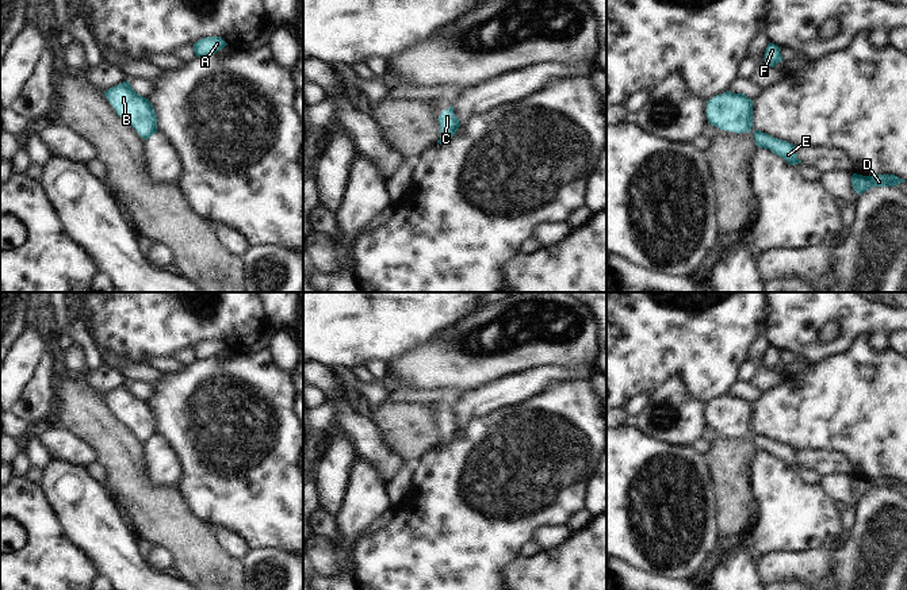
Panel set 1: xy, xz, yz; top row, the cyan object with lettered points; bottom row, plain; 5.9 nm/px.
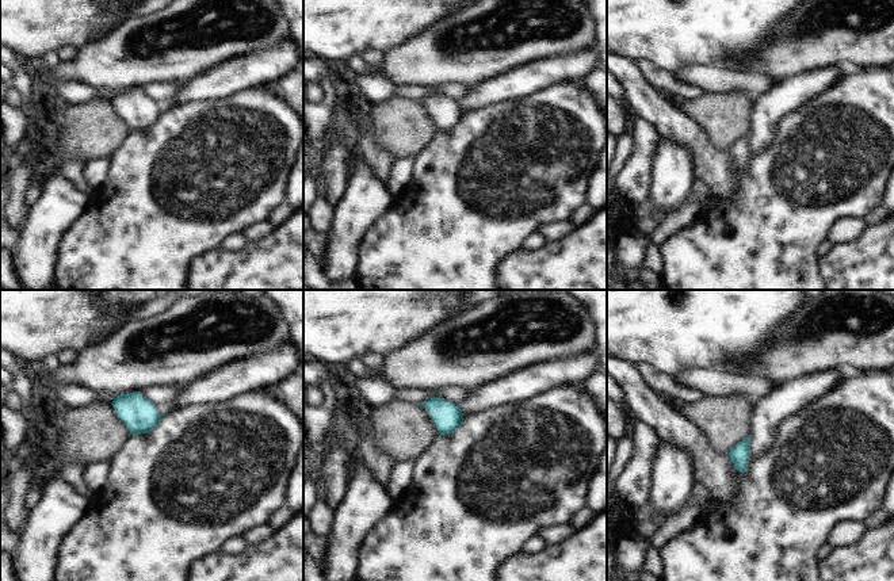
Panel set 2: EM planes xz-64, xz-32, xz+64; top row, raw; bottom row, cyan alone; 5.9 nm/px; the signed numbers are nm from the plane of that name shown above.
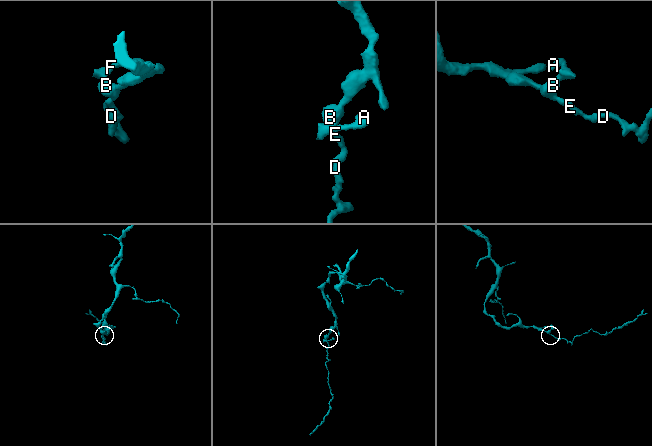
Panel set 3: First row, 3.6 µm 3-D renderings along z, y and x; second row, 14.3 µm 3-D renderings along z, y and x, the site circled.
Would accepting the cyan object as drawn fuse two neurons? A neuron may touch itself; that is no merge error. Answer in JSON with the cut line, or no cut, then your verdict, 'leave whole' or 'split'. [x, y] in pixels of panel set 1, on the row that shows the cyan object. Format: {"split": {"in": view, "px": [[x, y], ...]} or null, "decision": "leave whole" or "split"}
{"split": null, "decision": "leave whole"}

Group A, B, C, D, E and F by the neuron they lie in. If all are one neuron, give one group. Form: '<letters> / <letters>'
A B C D E F

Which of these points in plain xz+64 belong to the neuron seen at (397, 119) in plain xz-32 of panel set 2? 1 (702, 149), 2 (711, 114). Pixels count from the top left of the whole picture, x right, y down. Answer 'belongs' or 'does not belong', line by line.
1: does not belong
2: belongs

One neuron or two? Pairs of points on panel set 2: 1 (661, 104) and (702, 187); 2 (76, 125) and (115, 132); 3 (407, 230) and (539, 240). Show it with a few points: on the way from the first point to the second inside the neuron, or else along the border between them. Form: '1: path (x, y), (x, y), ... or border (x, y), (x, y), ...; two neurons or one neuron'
1: border (698, 176), (706, 183), (713, 195); two neurons
2: path (86, 126), (90, 130), (106, 132); one neuron
3: border (537, 232), (519, 248); two neurons

